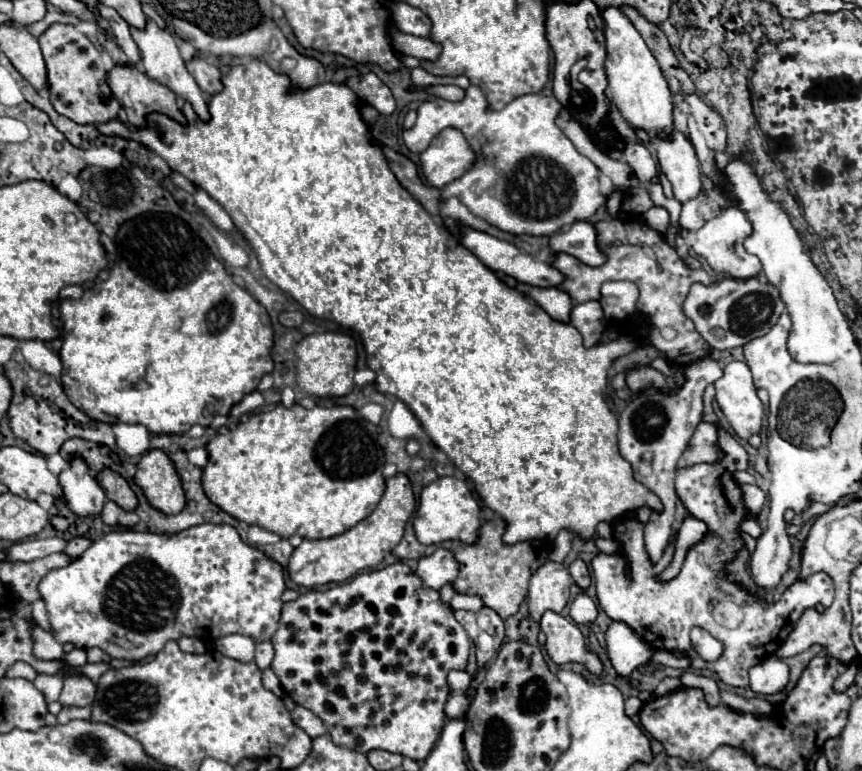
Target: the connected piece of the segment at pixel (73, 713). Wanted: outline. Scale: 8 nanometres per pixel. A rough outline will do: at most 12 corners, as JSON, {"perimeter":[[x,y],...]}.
{"perimeter":[[64,706],[58,722],[66,724],[74,718],[88,720],[90,708]]}

